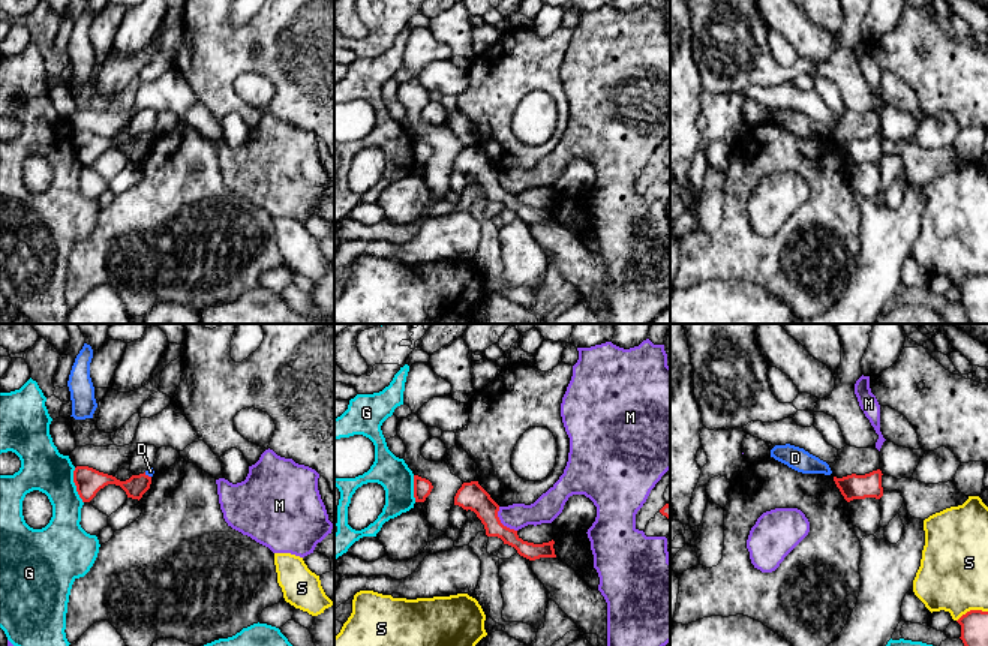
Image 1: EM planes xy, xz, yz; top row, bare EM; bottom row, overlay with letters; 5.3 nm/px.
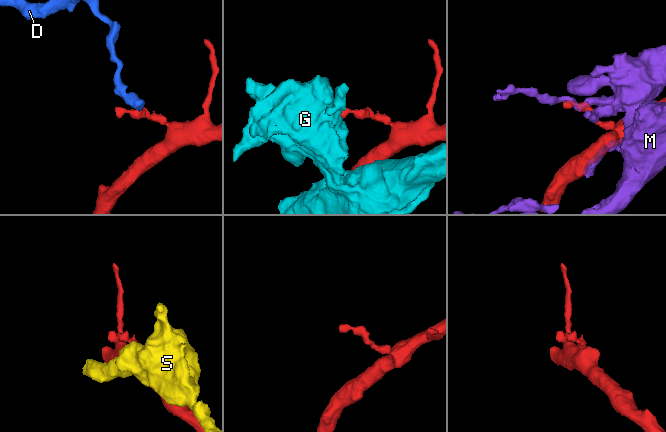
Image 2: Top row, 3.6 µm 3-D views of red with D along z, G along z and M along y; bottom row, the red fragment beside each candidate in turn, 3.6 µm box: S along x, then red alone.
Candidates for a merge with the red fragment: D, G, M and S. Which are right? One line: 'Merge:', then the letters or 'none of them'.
Merge: none of them

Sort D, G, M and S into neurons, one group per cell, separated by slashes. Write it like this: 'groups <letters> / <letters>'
groups D / G / M / S

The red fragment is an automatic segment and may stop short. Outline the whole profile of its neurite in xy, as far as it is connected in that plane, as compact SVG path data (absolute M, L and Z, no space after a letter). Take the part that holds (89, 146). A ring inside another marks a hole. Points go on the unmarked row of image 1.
M76 130L73 135L73 147L82 166L90 166L96 157L108 148L120 150L126 156L127 162L139 165L150 153L151 141L144 136L132 139L126 145L120 145L115 141L99 136L93 132Z

